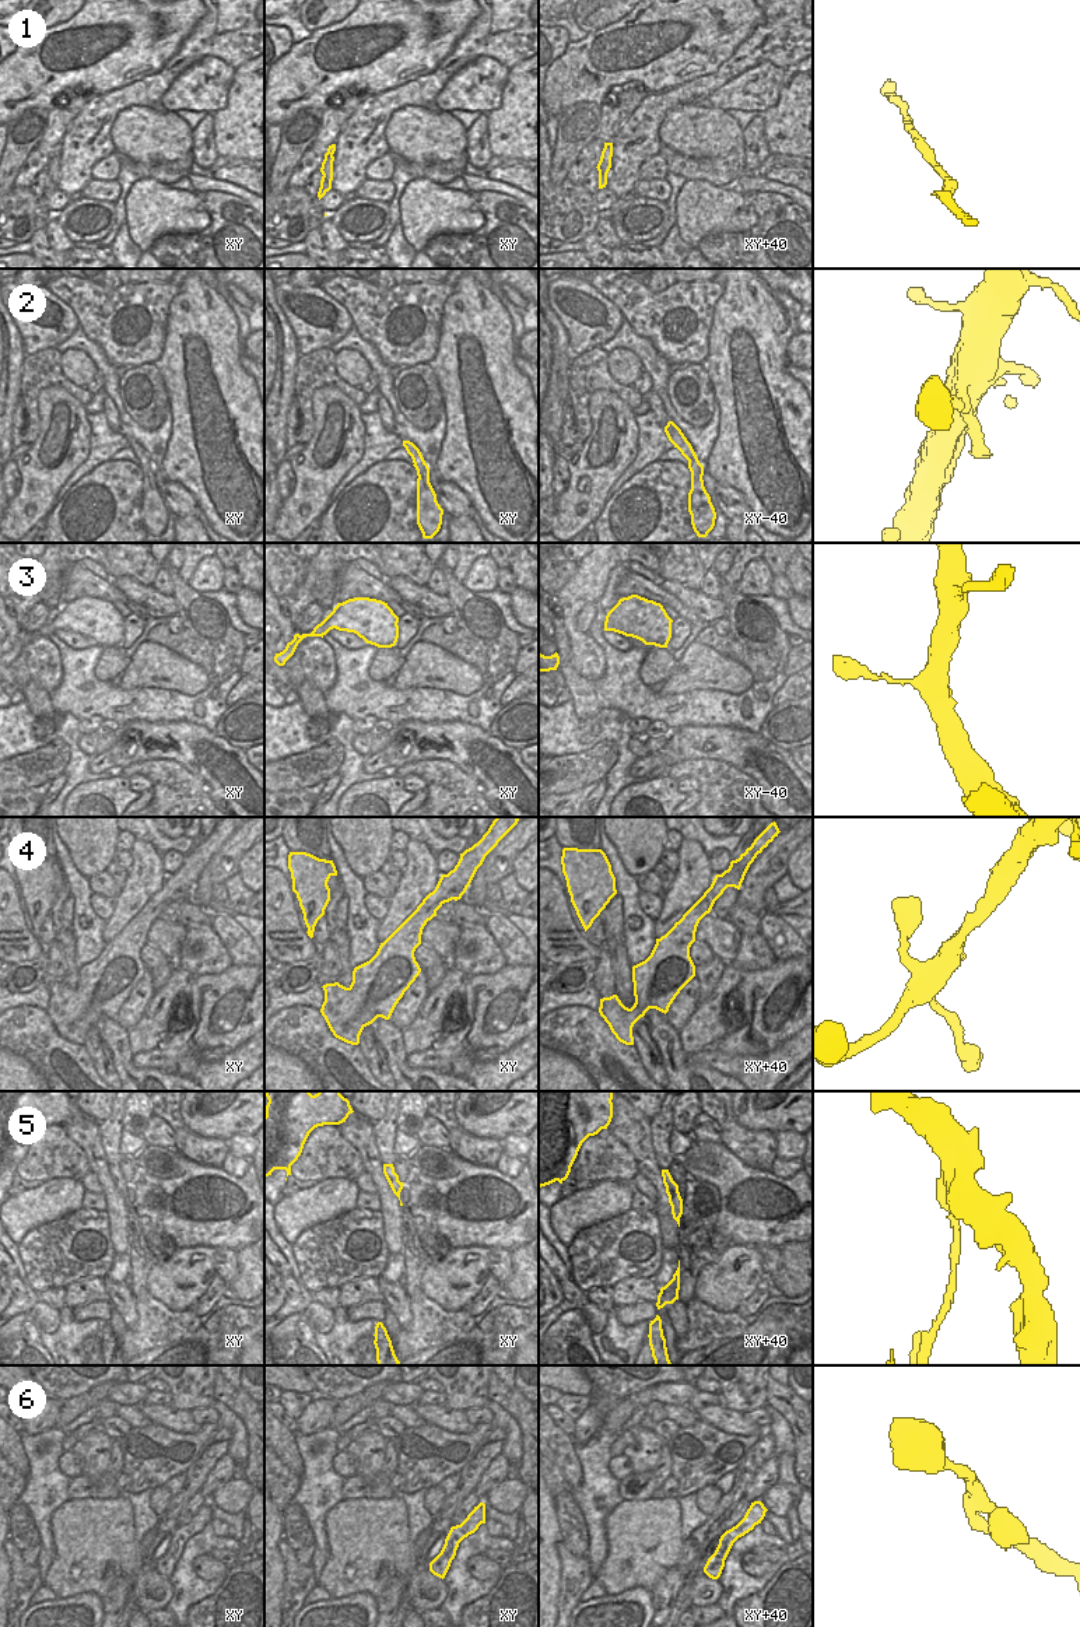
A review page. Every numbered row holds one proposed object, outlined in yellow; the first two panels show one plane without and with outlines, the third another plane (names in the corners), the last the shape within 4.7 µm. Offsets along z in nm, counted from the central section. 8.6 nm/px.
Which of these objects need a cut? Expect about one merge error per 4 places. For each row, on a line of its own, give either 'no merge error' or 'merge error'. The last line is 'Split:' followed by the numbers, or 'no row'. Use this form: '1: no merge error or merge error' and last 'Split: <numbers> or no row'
1: no merge error
2: no merge error
3: no merge error
4: no merge error
5: merge error
6: no merge error
Split: 5

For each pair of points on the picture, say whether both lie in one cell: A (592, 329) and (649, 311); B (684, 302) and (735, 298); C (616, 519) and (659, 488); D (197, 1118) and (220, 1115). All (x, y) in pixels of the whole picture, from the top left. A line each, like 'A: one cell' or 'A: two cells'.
A: two cells
B: two cells
C: one cell
D: one cell

